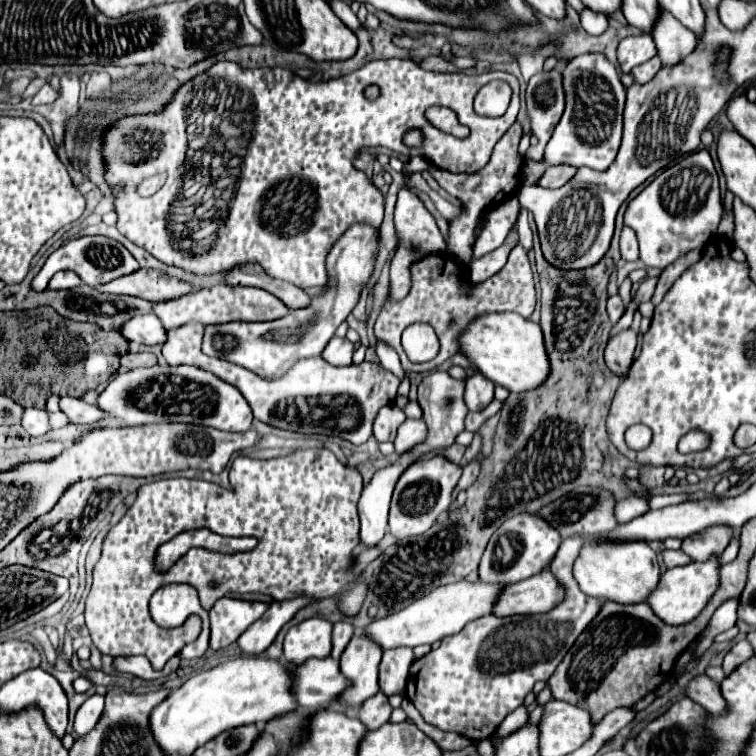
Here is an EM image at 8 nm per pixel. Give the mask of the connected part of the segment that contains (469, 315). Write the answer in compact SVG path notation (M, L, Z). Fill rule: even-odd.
M516 245L510 251L510 257L508 257L508 263L504 269L500 269L494 277L486 279L484 283L476 285L476 293L472 293L472 297L460 297L462 277L464 277L464 269L460 265L456 265L456 261L452 261L452 257L448 257L448 253L430 255L412 267L412 289L410 289L408 297L402 301L386 301L384 303L384 307L376 319L374 333L378 339L390 343L398 351L406 373L438 369L446 359L456 355L460 349L460 341L458 341L460 335L476 317L488 315L488 313L502 313L502 311L512 311L522 317L530 317L536 307L536 289L534 289L532 269L530 269L526 251L520 245ZM414 321L430 323L434 327L434 331L438 331L440 353L434 361L416 365L404 355L404 349L400 345L400 335Z

